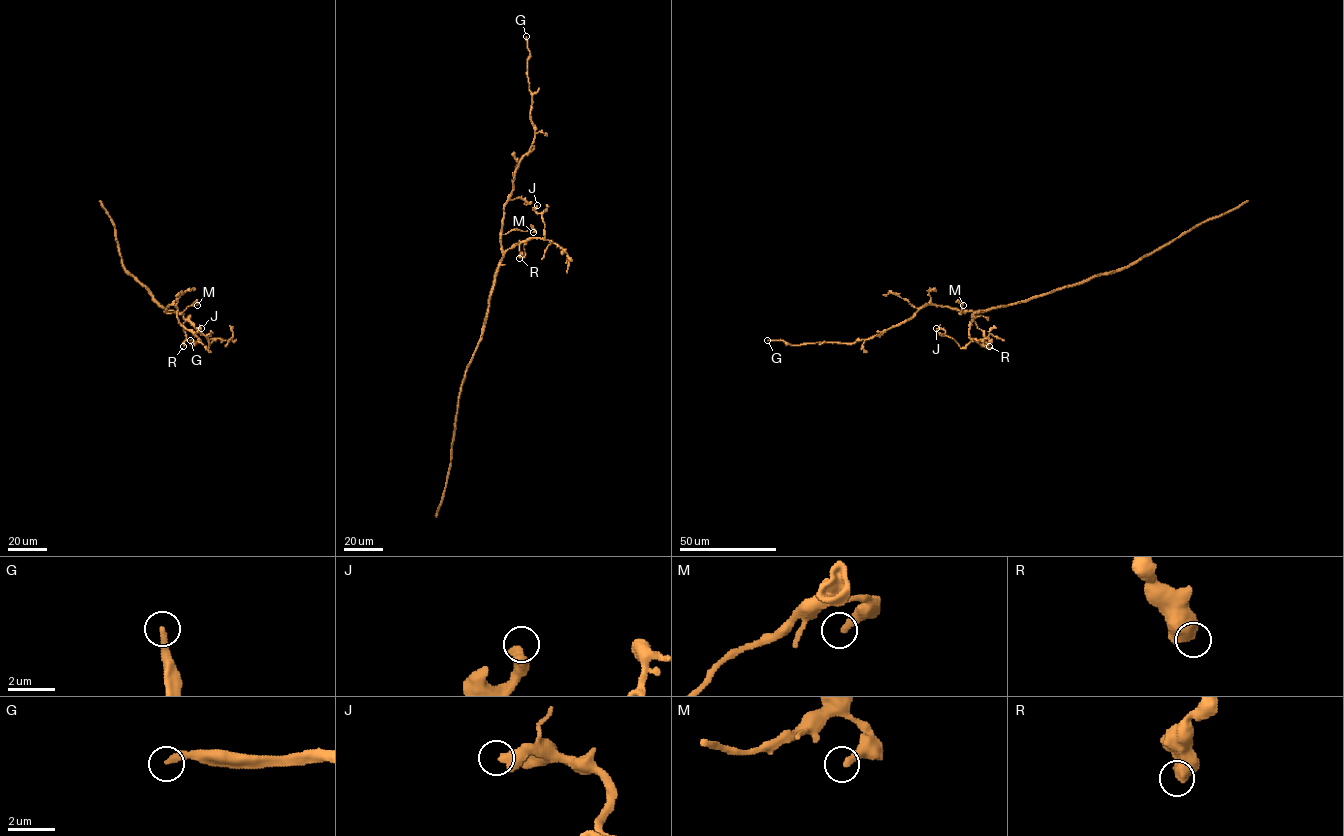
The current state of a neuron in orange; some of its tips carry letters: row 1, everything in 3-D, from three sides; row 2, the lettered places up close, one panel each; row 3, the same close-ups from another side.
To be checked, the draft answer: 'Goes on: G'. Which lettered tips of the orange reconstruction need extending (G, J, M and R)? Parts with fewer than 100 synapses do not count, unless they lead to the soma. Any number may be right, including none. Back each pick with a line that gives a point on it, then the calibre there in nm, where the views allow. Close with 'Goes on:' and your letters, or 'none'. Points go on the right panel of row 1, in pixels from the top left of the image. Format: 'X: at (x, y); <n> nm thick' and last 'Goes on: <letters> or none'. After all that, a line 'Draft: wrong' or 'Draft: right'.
G: at (767, 340); 240 nm thick
Goes on: G
Draft: right

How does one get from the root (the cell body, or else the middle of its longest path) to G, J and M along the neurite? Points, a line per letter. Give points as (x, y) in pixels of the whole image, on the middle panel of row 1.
G: (494, 284), (503, 257), (504, 205), (513, 189), (519, 162), (534, 138), (527, 70), (530, 52), (526, 36)
J: (494, 284), (500, 260), (507, 249), (519, 241), (544, 239), (544, 222), (542, 215), (536, 213), (537, 205)
M: (494, 284), (503, 257), (501, 235), (512, 230), (533, 229), (533, 232)

